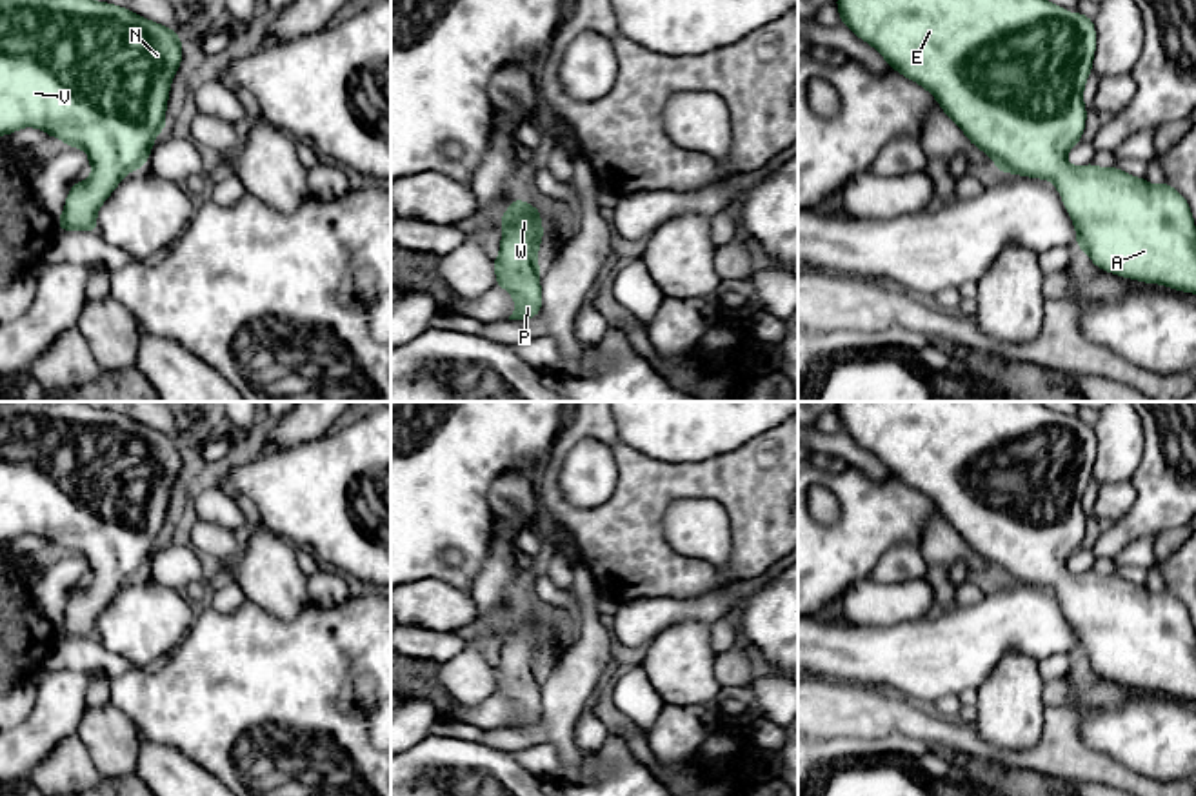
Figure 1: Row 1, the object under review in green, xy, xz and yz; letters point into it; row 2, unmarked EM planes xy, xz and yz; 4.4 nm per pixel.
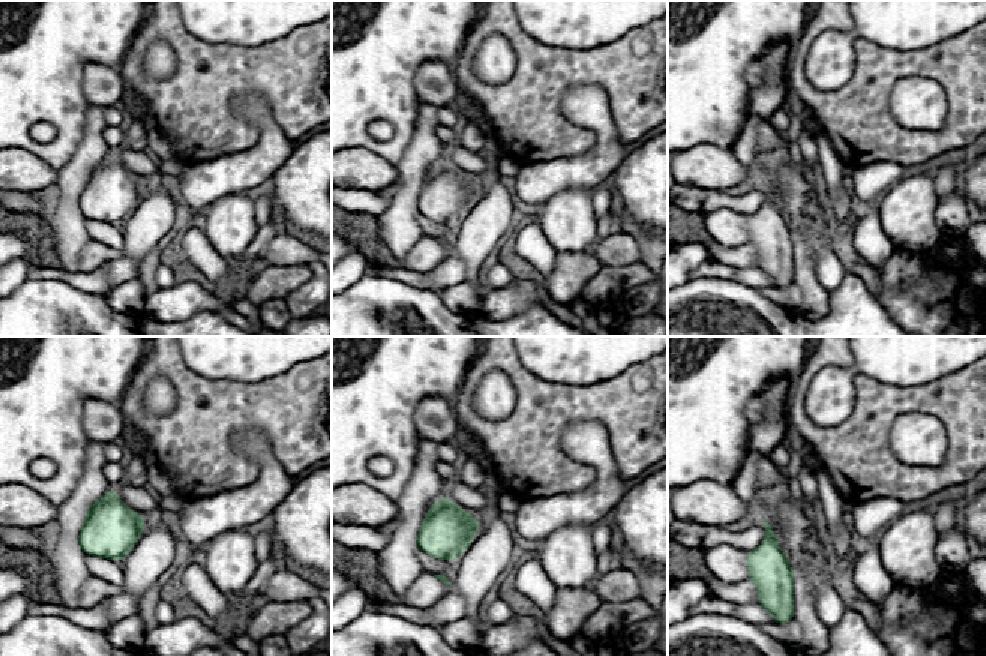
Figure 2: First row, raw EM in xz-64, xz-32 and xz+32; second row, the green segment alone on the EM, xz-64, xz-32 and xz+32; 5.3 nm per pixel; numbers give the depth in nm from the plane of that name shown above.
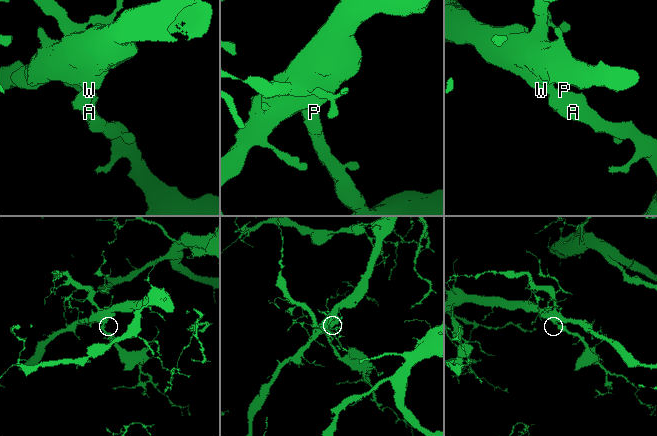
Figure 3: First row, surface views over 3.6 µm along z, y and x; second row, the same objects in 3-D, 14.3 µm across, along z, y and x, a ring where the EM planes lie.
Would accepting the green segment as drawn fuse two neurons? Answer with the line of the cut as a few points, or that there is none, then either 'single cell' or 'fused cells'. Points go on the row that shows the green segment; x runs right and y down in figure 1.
no cut; single cell

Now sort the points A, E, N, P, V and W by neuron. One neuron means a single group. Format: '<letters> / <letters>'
A E N P V W

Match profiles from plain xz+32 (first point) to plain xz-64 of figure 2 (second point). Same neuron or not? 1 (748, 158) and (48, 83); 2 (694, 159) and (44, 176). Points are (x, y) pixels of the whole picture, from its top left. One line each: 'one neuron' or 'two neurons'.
1: two neurons
2: one neuron

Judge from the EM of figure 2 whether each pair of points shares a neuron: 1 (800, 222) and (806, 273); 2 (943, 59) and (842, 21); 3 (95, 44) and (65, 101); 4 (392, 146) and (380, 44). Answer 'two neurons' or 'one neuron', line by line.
1: two neurons
2: one neuron
3: one neuron
4: one neuron

